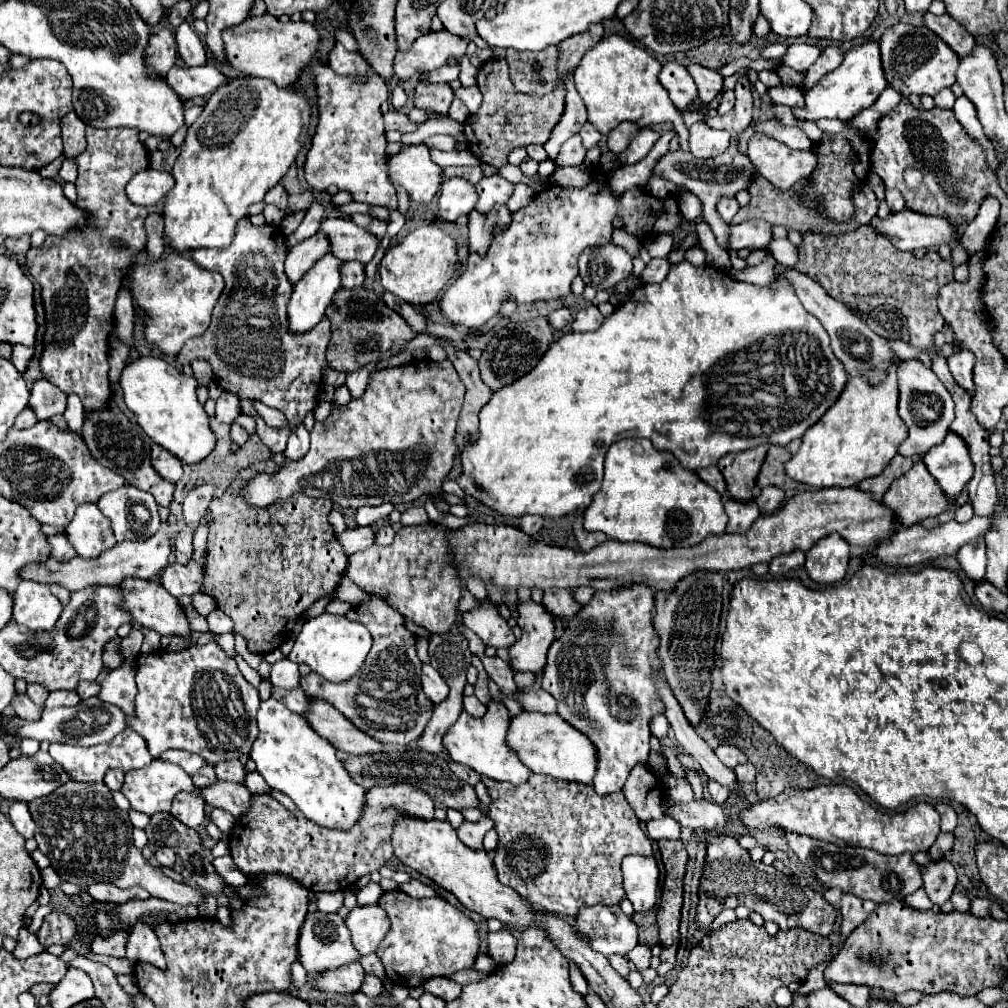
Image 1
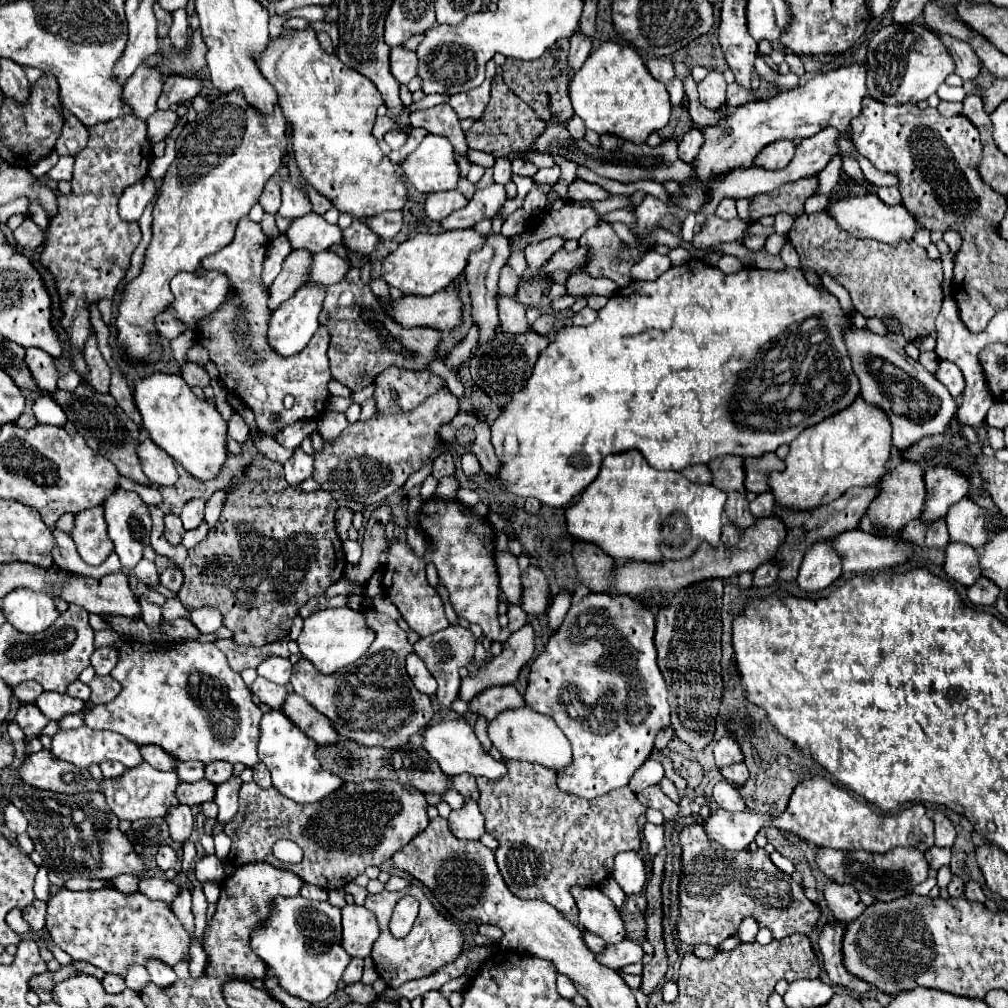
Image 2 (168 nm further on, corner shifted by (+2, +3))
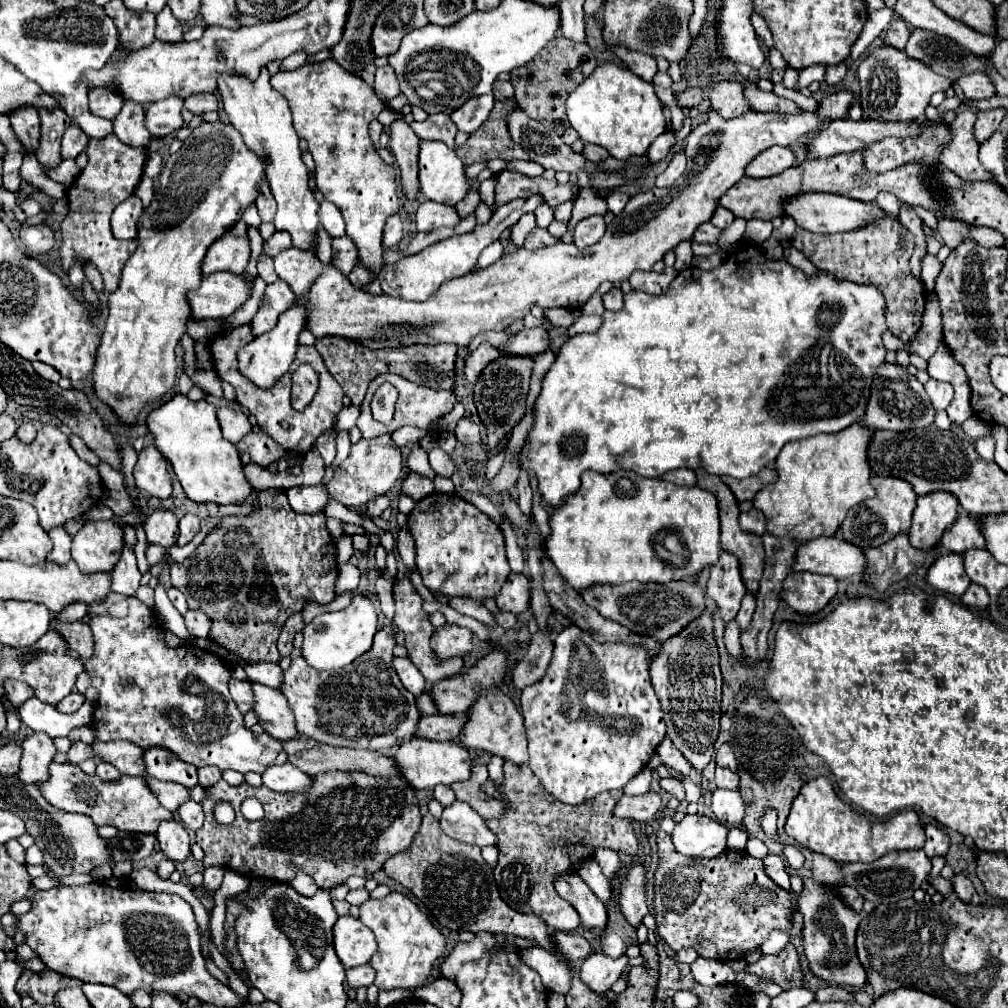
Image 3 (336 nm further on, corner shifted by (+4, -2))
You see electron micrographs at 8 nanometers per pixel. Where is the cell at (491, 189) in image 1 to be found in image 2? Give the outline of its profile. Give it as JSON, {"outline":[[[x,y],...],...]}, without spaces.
{"outline":[[[491,183],[489,187],[475,191],[473,199],[463,209],[459,209],[457,213],[451,213],[447,219],[443,219],[441,225],[445,229],[473,227],[481,219],[491,219],[499,211],[499,207],[503,207],[505,201],[507,201],[505,185]]]}

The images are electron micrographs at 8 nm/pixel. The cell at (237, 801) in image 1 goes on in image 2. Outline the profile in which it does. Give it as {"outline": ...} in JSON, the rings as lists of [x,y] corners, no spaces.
{"outline":[[[201,779],[197,783],[179,783],[177,799],[179,799],[179,803],[185,803],[189,807],[199,807],[205,801],[215,799],[215,789],[217,789],[217,785],[207,779]]]}

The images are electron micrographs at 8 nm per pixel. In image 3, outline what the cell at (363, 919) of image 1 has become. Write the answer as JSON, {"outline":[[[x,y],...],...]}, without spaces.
{"outline":[[[347,914],[333,926],[333,948],[345,968],[363,966],[375,952],[375,936],[357,918]]]}

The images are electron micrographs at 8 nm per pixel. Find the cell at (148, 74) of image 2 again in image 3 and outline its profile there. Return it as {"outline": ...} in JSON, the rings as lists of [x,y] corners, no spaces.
{"outline":[[[123,104],[121,112],[113,120],[113,132],[127,146],[147,148],[151,136],[143,120],[145,120],[145,110],[141,108],[141,104]]]}

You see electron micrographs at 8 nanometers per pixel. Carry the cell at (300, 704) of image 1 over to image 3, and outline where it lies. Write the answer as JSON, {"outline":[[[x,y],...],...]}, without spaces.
{"outline":[[[229,678],[229,692],[231,692],[231,698],[233,702],[237,704],[239,712],[247,714],[251,710],[251,704],[253,704],[253,692],[251,692],[251,682],[247,680],[237,680],[237,678]]]}

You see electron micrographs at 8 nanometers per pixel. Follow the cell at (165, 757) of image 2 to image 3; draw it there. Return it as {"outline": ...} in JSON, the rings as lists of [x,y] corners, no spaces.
{"outline":[[[93,742],[93,754],[103,760],[113,764],[119,774],[127,776],[143,776],[145,774],[145,764],[143,764],[143,748],[137,748],[135,744],[129,742]]]}

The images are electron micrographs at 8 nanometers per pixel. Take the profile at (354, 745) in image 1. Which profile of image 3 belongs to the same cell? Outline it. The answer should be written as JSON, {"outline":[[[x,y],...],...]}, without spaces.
{"outline":[[[253,684],[253,696],[253,712],[267,734],[277,740],[291,740],[297,736],[297,730],[293,728],[293,714],[289,712],[289,704],[279,690]]]}

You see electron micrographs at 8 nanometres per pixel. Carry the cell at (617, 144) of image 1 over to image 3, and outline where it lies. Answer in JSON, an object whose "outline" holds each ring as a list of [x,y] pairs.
{"outline":[[[585,144],[583,148],[583,156],[589,160],[589,162],[601,162],[601,160],[607,160],[609,158],[609,152],[605,152],[605,148],[601,146],[593,146],[593,144]]]}

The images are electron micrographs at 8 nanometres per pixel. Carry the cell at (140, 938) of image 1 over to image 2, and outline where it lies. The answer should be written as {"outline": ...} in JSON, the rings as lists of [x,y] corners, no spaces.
{"outline":[[[149,959],[145,967],[147,967],[149,975],[151,975],[151,981],[157,983],[159,987],[169,987],[169,985],[175,983],[175,979],[177,979],[173,967],[165,965],[165,963],[159,961],[159,959]]]}

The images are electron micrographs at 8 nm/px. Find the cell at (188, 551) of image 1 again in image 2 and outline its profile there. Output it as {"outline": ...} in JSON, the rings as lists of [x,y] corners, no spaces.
{"outline":[[[167,513],[167,515],[165,515],[165,537],[167,537],[167,541],[169,541],[171,545],[181,545],[183,533],[185,533],[185,529],[183,529],[181,519],[179,519],[177,515]]]}

